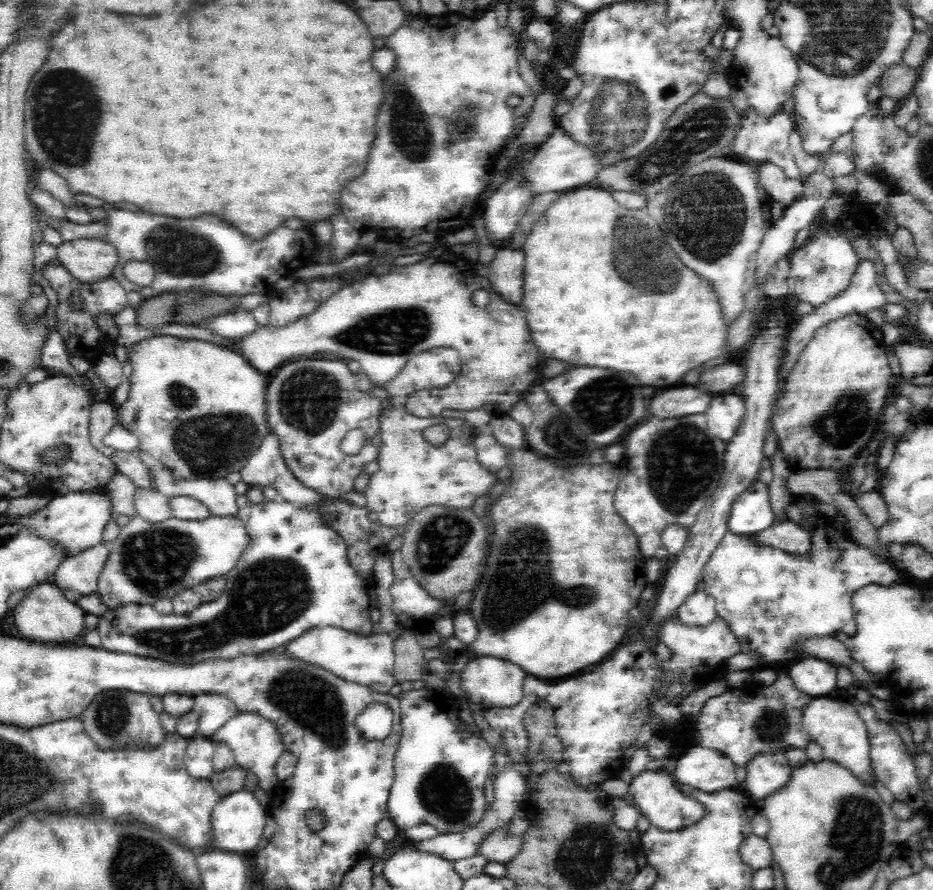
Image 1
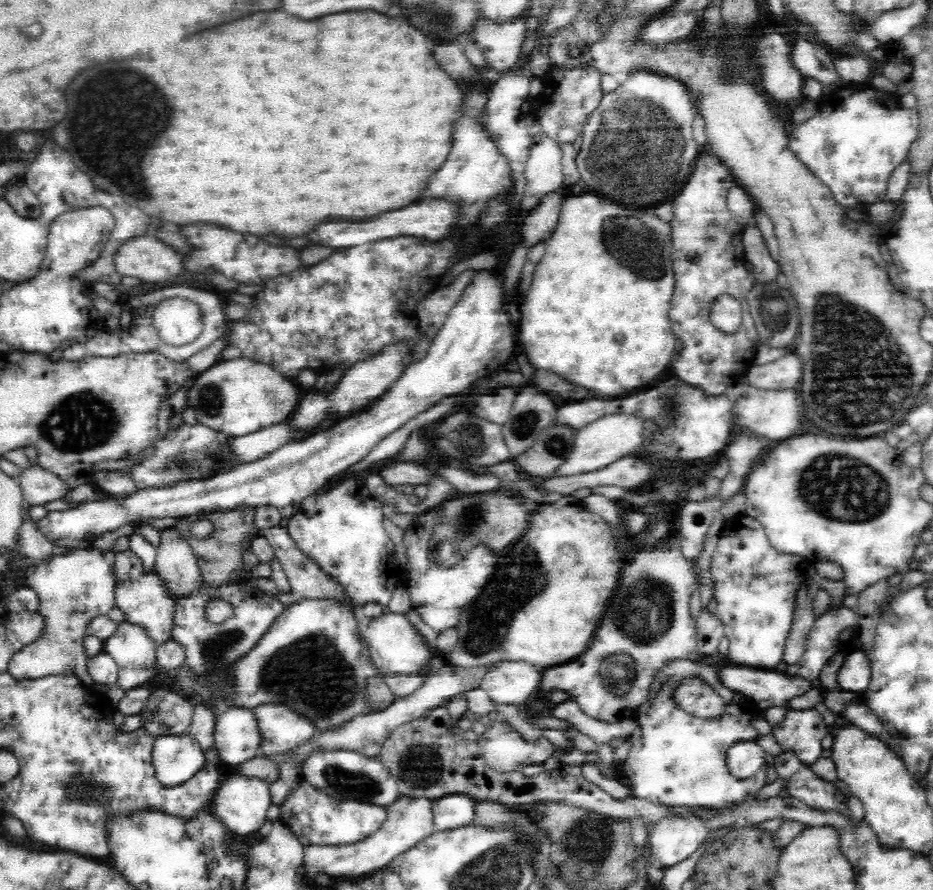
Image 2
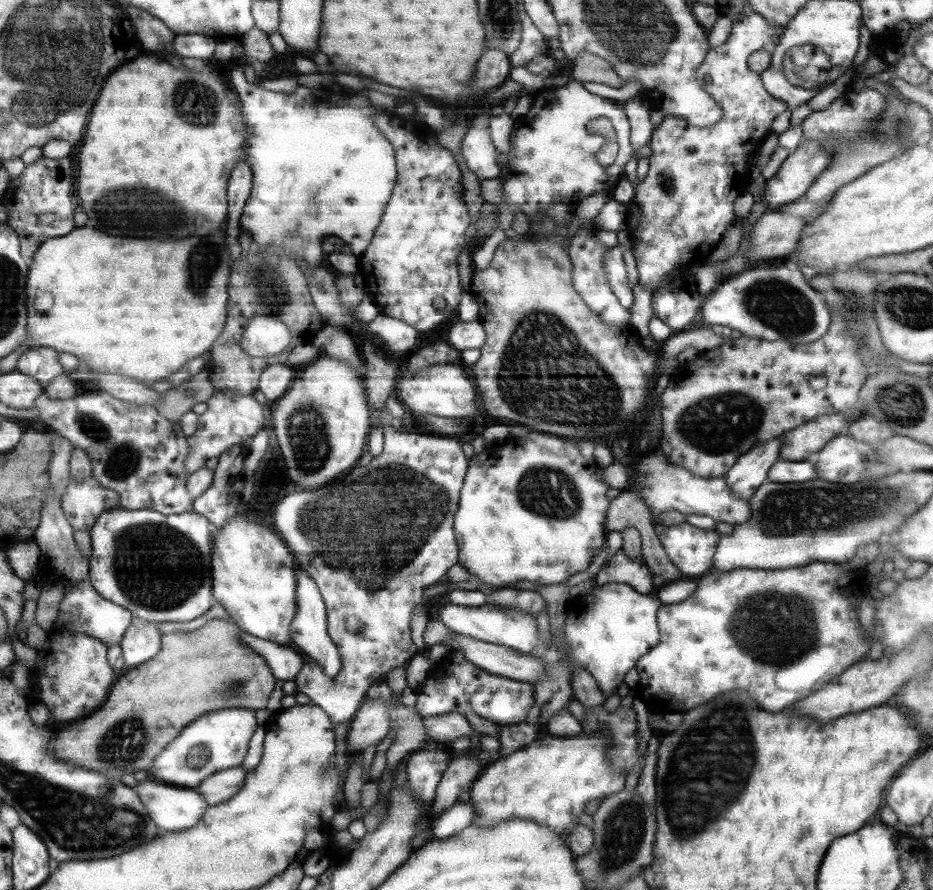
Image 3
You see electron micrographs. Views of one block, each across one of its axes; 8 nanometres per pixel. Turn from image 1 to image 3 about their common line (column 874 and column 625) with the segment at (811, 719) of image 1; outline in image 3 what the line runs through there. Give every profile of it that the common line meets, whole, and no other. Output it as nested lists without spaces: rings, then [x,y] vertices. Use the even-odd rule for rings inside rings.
[[[603,726],[591,734],[583,732],[572,738],[545,732],[540,740],[502,756],[484,769],[469,790],[475,810],[471,824],[487,828],[513,818],[533,820],[559,834],[560,841],[568,845],[571,832],[581,825],[578,816],[586,804],[624,789],[626,775],[612,769],[612,763],[607,760],[612,745],[609,730]]]

